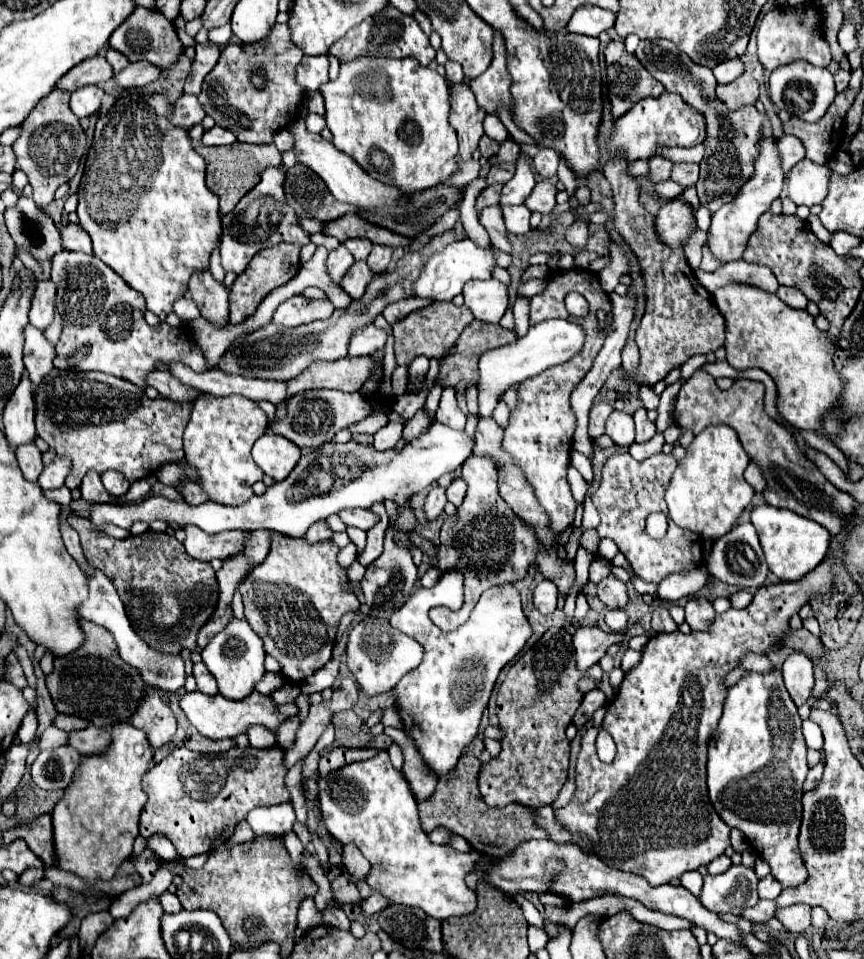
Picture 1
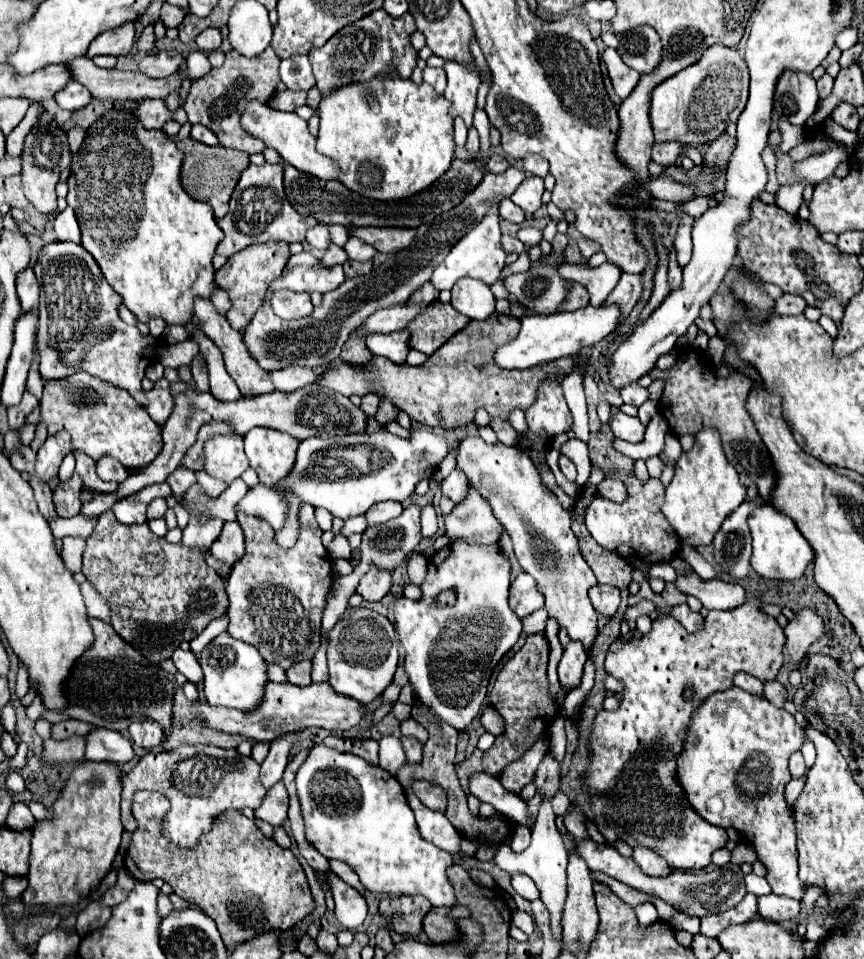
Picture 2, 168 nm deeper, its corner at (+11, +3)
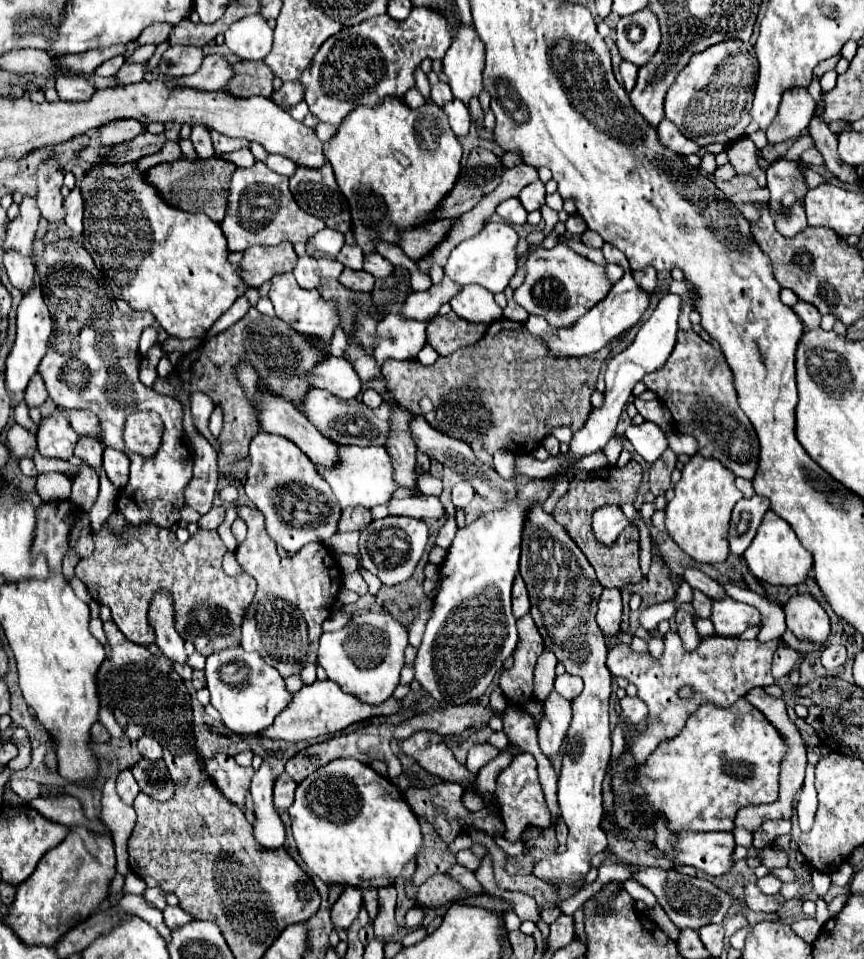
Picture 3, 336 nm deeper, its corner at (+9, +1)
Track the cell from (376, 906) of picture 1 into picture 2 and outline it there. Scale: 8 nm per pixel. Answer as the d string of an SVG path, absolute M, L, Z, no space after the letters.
M336 874L330 876L332 882L332 896L336 902L336 918L346 930L358 930L358 926L366 920L366 900L346 882L342 882Z

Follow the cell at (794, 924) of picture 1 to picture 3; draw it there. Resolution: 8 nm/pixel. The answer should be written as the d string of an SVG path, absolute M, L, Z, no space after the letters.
M748 884L744 888L744 900L746 900L748 908L754 912L778 912L786 904L786 898L782 894L766 896L754 884Z

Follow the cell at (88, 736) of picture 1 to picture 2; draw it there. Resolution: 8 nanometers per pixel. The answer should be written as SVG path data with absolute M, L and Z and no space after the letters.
M96 728L86 736L86 760L124 764L134 758L134 748L128 738L116 730Z

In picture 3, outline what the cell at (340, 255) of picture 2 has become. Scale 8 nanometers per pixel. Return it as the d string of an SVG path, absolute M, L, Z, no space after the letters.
M342 246L342 250L336 256L338 262L342 262L348 268L356 268L356 270L362 268L362 258L364 258L364 252L360 246Z

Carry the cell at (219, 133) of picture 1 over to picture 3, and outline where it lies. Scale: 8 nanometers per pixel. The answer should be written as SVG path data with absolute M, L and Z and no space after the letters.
M196 124L196 126L192 128L190 140L192 140L192 144L194 144L194 148L196 148L196 154L198 154L200 158L210 158L210 156L214 156L210 132L204 130L202 124Z

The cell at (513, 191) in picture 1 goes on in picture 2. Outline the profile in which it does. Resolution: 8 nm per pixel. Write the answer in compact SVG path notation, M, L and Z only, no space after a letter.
M502 196L496 198L496 204L490 208L490 214L482 220L482 224L478 224L476 228L472 228L472 230L450 250L450 254L446 256L446 260L434 270L430 282L432 282L438 290L450 290L450 288L456 284L456 280L462 278L462 276L470 276L470 278L482 280L482 282L488 284L488 286L492 286L492 284L500 278L500 274L502 274L502 270L504 270L504 266L506 266L506 252L504 252L504 248L502 248L502 232L500 232L500 226L498 226L498 222L500 222L498 202L500 202L500 200L502 200Z

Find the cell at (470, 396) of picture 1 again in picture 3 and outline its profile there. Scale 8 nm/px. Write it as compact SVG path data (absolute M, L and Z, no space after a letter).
M498 450L493 455L494 468L505 480L514 476L514 462L515 455L505 450Z

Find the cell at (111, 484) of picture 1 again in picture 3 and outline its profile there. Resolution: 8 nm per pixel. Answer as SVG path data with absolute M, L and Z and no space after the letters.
M104 448L104 470L116 490L122 490L126 486L128 466L130 466L130 460L124 452L114 448Z

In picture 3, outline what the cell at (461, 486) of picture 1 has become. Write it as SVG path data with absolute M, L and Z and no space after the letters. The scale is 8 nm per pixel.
M458 482L452 488L452 504L456 508L466 508L472 498L474 498L474 490L472 490L472 486L468 482Z

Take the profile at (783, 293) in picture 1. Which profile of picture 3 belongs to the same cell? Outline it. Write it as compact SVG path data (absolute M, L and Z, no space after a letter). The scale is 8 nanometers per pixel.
M798 300L792 306L792 310L794 310L794 314L798 314L798 318L804 322L806 328L818 328L820 326L820 312L812 304Z

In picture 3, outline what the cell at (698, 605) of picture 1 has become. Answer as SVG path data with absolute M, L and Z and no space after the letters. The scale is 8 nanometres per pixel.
M678 610L676 626L678 626L678 634L680 634L686 650L694 650L700 644L700 634L696 632L696 626L694 626L694 616L690 616L684 610Z

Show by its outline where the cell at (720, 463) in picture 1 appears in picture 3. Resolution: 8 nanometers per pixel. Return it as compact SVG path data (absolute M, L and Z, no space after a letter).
M692 456L682 468L680 482L674 484L674 498L666 506L666 528L672 540L696 562L724 562L728 556L728 522L730 512L744 494L734 484L734 474L716 458Z

